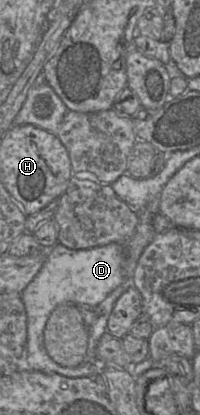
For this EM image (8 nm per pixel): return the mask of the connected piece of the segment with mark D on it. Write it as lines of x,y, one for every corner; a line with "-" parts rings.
159,196
139,212
139,221
133,236
125,245
112,242
88,249
73,250
57,242
48,250
46,261
28,286
21,293
27,315
27,342
24,366
44,373
56,373
65,377
95,377
102,373
98,360
86,360
75,368
63,367
53,361
44,345
44,329
56,307
74,303
95,307
114,289
133,278
138,260
144,249
151,243
156,232
152,220
158,210

